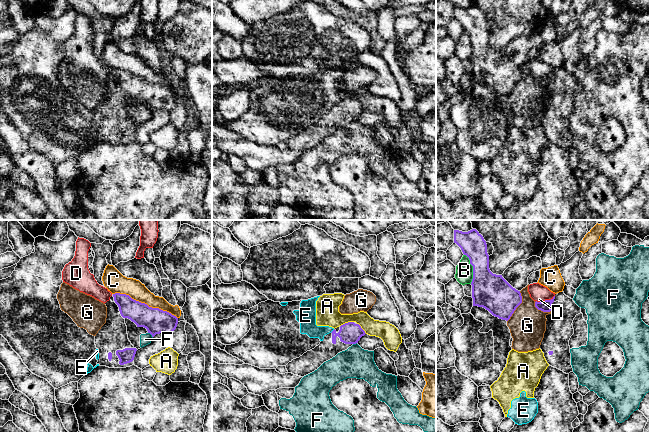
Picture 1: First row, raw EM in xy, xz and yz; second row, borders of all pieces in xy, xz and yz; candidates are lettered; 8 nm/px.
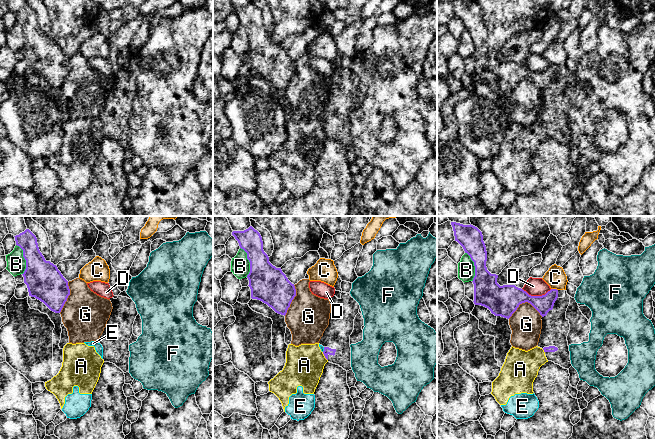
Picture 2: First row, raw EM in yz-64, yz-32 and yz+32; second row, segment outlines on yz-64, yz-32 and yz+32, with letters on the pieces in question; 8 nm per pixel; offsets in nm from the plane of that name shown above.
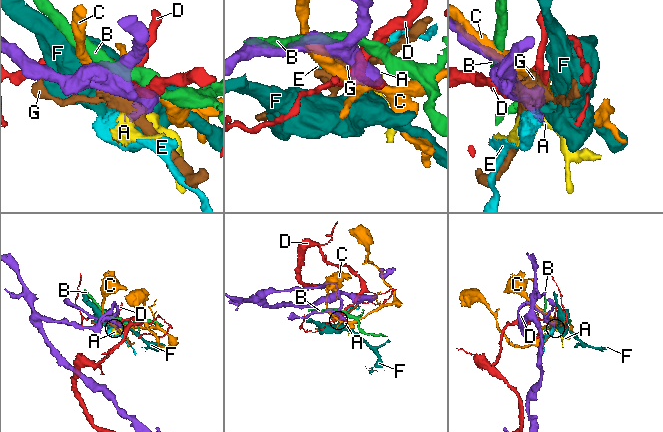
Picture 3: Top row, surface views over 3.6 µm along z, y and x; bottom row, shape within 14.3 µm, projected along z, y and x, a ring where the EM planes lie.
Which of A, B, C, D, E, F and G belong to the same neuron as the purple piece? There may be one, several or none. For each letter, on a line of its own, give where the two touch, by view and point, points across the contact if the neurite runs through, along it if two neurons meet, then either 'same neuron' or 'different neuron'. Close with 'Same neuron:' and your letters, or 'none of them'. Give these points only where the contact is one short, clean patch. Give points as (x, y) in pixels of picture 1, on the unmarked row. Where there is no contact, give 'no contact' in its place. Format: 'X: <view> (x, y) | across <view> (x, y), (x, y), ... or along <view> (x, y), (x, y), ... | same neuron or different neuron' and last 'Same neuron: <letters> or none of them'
A: xz (346, 99) | along xz (353, 97), (348, 97), (340, 102) | different neuron
B: yz (473, 45) | different neuron
C: xy (144, 79) | different neuron
D: yz (545, 76) | different neuron
E: xz (333, 106) | along xz (334, 105), (330, 108) | different neuron
F: xy (151, 110) | along xy (148, 108), (152, 113) | different neuron
G: yz (518, 81) | different neuron
Same neuron: none of them

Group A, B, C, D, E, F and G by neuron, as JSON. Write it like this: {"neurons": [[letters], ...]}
{"neurons": [["A", "E"], ["B"], ["C"], ["D"], ["F"], ["G"]]}

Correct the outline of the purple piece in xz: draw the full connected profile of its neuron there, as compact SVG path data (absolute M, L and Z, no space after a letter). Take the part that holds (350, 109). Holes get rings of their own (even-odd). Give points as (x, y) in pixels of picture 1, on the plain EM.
M356 98L345 99L325 111L314 125L289 138L286 145L288 149L304 153L317 146L324 138L332 135L338 129L358 119L365 110L365 107Z

